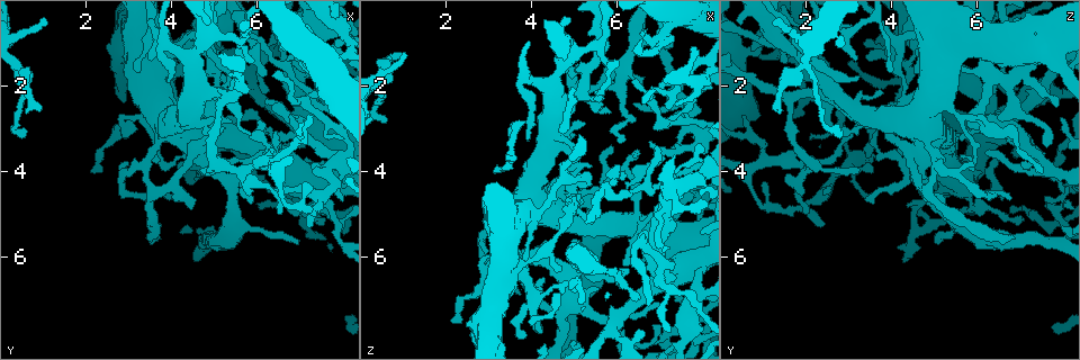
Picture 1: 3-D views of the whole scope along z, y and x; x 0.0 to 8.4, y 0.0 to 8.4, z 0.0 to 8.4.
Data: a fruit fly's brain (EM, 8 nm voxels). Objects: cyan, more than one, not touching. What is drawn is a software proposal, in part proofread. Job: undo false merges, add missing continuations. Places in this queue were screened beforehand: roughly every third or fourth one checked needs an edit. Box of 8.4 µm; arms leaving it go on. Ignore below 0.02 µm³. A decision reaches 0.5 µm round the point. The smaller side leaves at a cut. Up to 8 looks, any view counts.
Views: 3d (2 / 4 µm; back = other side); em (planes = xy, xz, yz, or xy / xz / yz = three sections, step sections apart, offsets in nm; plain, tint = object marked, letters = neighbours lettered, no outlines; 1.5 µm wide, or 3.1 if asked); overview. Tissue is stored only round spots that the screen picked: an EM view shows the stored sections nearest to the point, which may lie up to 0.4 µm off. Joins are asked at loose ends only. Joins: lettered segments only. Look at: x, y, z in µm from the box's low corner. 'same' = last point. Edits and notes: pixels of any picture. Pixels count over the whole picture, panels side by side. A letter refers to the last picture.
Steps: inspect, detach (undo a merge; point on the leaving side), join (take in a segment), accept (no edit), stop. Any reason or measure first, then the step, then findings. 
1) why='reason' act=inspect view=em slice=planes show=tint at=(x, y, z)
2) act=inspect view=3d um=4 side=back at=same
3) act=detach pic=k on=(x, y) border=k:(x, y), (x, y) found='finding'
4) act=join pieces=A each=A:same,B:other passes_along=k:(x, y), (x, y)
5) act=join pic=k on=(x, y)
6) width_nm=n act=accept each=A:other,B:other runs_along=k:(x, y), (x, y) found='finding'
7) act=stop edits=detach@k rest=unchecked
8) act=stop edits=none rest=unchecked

why='an open end' act=inspect view=3d um=4 side=back at=(3.25, 1.70, 4.00)

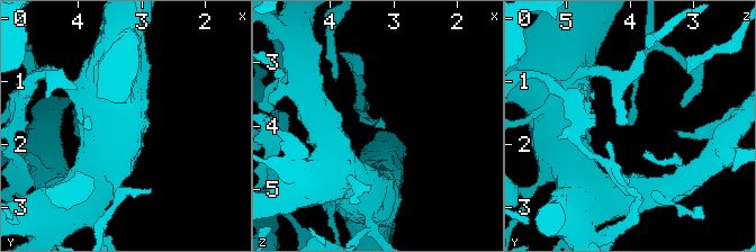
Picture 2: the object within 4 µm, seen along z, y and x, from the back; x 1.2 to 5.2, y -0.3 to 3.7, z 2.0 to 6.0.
act=inspect view=em slice=planes show=letters at=(3.25, 1.70, 4.00)

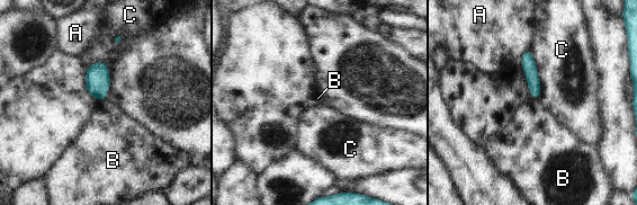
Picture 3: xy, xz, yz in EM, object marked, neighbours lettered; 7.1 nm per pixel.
act=accept each=A:other,B:other,C:other runs_along=3:(528, 53), (535, 96) found='no lettered segment goes on from it'

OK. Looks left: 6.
why='thin end' act=inspect view=em slice=planes show=letters at=(3.70, 2.40, 7.85)

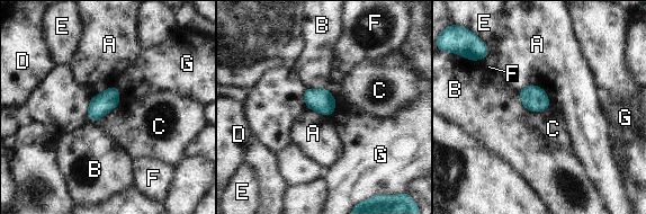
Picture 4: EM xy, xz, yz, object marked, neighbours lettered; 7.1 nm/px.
act=accept each=A:other,B:other,C:other,D:other,E:other,F:other,G:other border=4:(518, 91), (537, 85), (550, 100) found='no lettered segment goes on from it'

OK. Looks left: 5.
why='an open end' act=inspect view=3d um=2 at=(6.90, 1.30, 3.40)

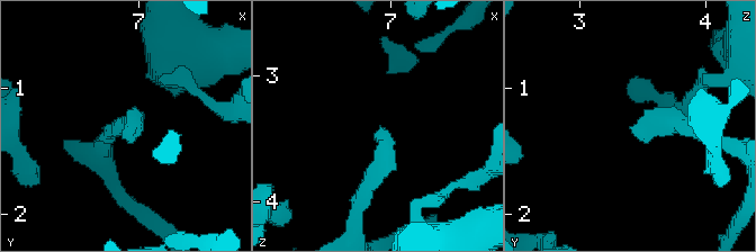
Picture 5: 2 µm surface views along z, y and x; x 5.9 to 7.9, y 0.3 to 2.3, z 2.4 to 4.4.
act=inspect view=em slice=planes show=letters at=(6.94, 1.38, 3.42)

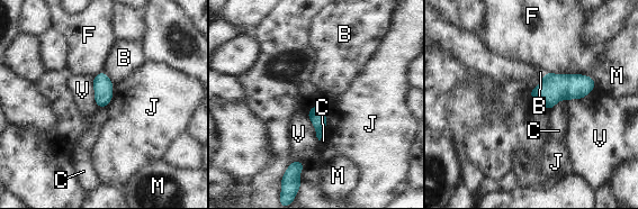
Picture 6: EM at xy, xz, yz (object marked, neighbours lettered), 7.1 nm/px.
width_nm=110 longest_contact=F:320nm act=accept each=B:other,C:other,F:other,J:other,M:other,V:other found='no lettered segment goes on from it'

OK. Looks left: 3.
act=stop edits=none rest=unchecked

